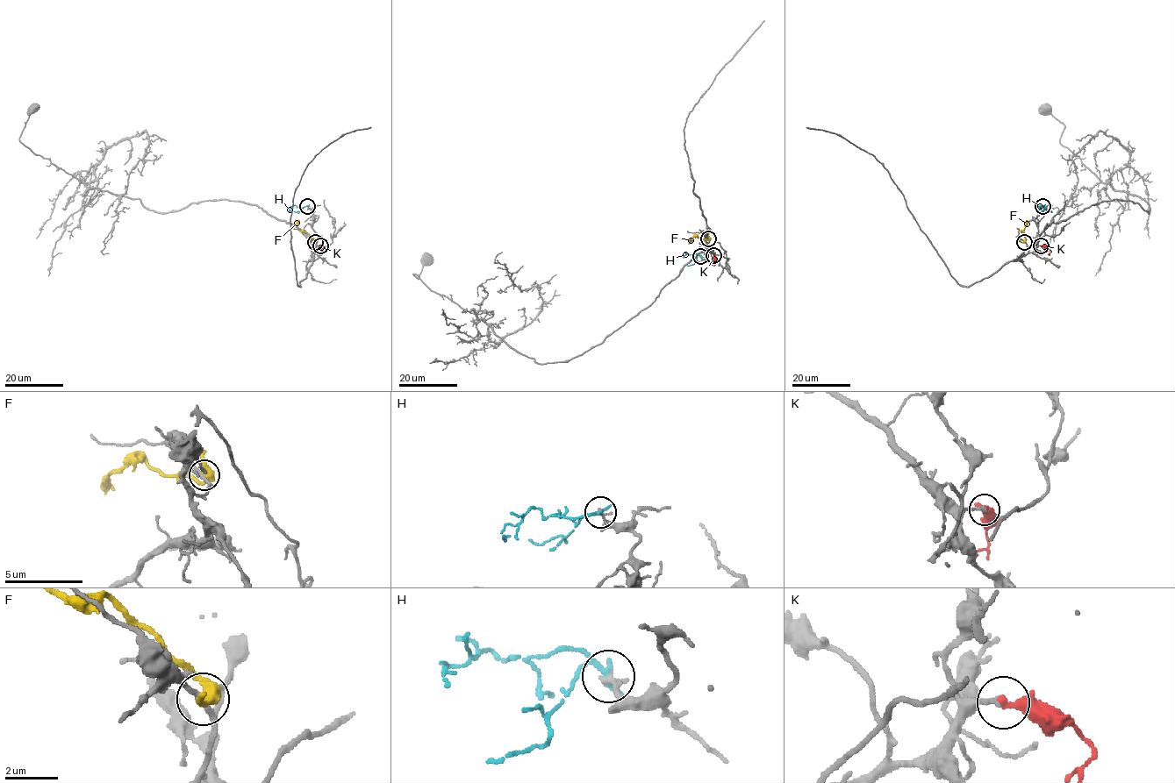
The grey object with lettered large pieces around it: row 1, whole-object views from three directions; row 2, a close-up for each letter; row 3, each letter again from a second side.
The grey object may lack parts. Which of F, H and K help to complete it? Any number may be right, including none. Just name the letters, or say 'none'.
K

